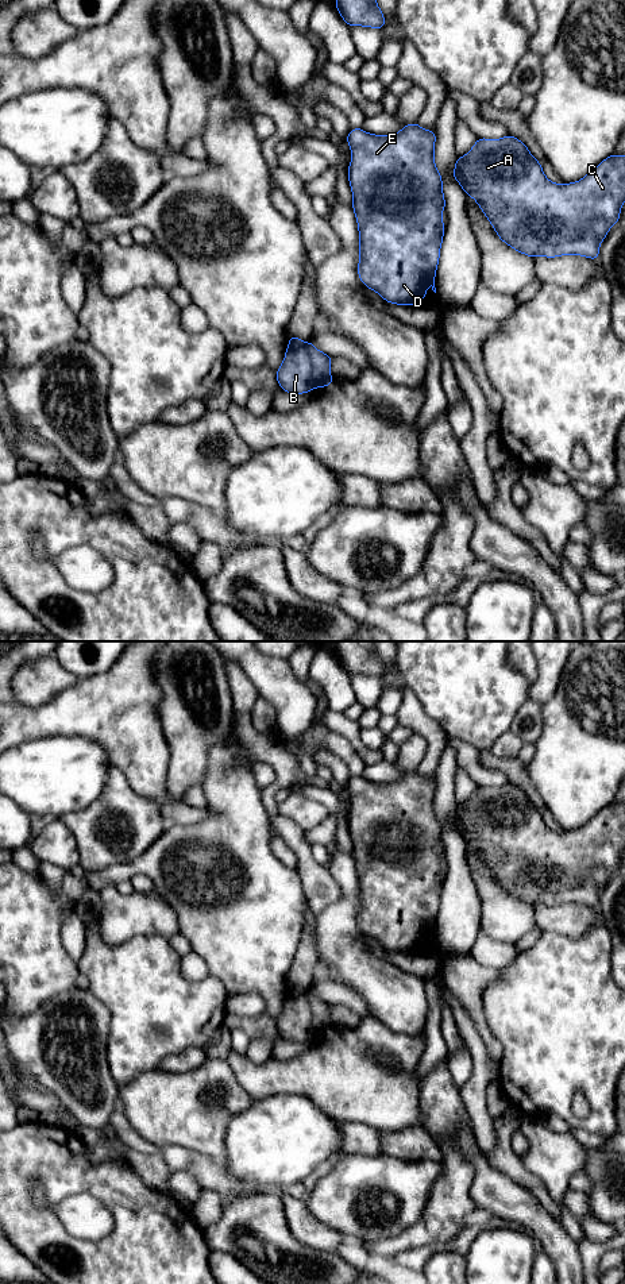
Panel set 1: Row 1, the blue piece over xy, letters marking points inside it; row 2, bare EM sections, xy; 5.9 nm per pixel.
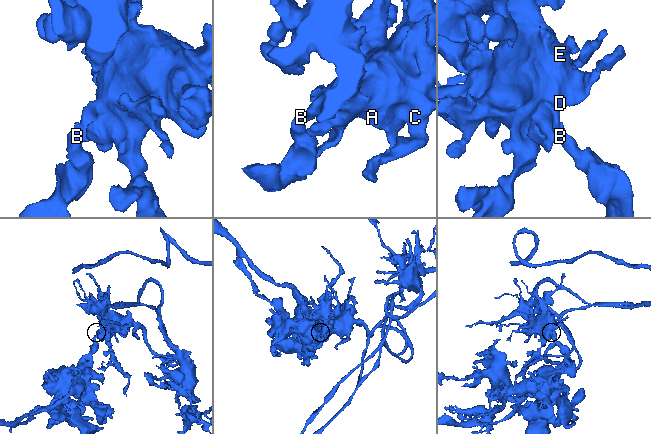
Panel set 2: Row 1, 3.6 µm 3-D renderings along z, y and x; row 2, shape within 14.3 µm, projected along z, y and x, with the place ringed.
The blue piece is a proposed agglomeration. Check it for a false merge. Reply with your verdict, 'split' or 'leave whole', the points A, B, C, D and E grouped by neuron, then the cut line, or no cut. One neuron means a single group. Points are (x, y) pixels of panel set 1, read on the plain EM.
split; groups A C D E / B; cut xy (304, 993), (311, 1011), (311, 1028), (315, 1034)

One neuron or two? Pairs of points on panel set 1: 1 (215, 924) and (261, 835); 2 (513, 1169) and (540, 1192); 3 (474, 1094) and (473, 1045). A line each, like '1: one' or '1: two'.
1: one
2: one
3: one

